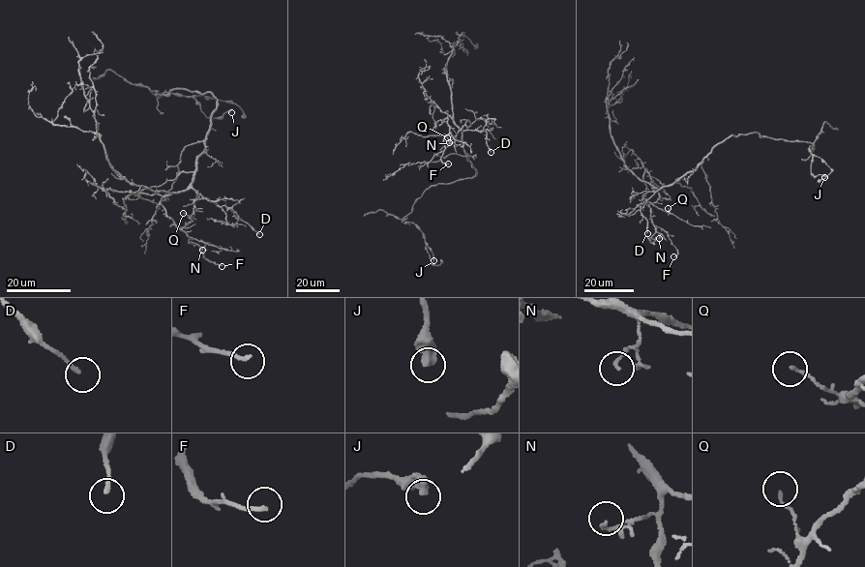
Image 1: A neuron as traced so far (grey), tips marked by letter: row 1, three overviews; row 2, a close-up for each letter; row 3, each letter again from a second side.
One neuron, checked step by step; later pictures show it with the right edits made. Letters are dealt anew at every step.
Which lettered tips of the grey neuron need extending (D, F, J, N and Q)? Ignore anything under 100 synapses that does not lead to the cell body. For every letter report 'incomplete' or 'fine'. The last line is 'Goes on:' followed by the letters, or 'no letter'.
D: fine
F: fine
J: fine
N: fine
Q: fine
Goes on: no letter

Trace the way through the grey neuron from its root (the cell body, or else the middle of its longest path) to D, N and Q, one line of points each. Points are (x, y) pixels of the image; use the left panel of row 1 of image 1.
D: (201, 152), (194, 164), (191, 182), (193, 189), (220, 206), (227, 207), (259, 234)
N: (201, 152), (188, 187), (164, 196), (161, 204), (176, 226), (191, 238), (205, 243), (202, 250)
Q: (201, 152), (194, 164), (191, 182), (198, 193), (194, 209), (192, 217), (183, 213)

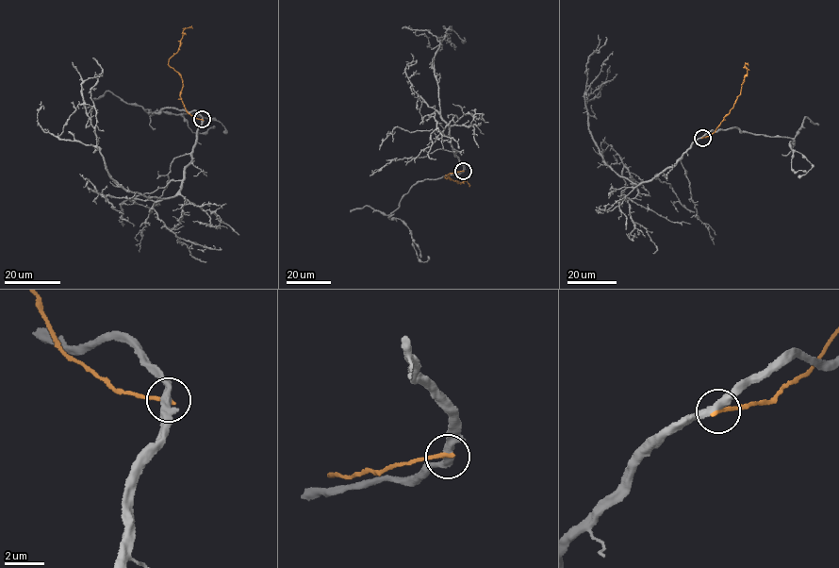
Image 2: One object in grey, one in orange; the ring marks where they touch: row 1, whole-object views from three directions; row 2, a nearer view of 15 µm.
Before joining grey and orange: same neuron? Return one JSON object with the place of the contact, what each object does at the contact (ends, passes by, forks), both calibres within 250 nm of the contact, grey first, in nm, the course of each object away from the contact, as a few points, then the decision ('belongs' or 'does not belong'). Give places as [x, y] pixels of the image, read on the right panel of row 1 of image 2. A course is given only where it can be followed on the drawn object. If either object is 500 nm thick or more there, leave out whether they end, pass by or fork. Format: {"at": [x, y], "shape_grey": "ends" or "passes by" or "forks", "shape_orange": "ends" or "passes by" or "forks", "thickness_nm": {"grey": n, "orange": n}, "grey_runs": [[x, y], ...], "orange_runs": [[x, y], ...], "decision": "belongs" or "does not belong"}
{"at": [702, 138], "shape_grey": "passes by", "shape_orange": "ends", "thickness_nm": {"grey": 340, "orange": 240}, "grey_runs": [[702, 137], [675, 164], [640, 184], [604, 163], [589, 128], [584, 94], [588, 58], [599, 53], [605, 37]], "orange_runs": [[702, 137], [714, 132], [733, 107], [748, 72], [745, 64], [748, 66]], "decision": "does not belong"}

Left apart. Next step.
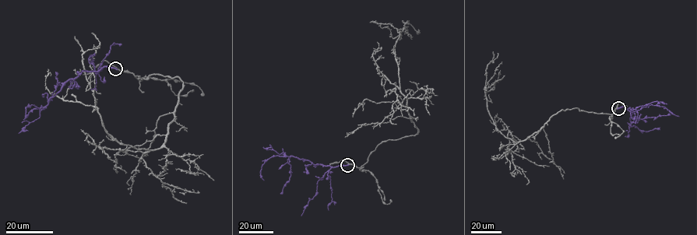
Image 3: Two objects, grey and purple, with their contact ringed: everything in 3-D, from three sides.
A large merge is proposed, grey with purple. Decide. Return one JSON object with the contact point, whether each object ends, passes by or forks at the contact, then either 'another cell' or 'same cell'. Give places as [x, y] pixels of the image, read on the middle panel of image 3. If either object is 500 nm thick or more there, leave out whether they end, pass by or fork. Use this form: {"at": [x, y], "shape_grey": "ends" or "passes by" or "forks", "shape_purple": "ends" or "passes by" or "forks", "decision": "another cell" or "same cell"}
{"at": [347, 165], "decision": "another cell"}

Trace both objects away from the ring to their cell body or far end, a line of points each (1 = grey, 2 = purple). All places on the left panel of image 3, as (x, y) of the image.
1: (116, 68), (181, 79), (160, 148), (136, 149), (107, 132), (83, 67), (82, 54), (100, 46), (91, 33)
2: (115, 68), (82, 71), (42, 109), (33, 108), (26, 115), (26, 107), (35, 105)

